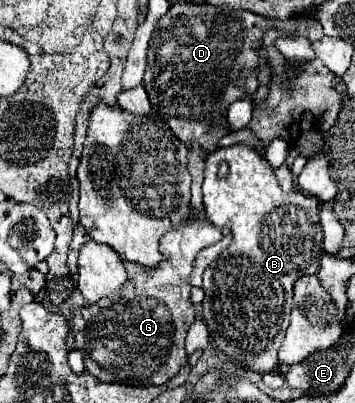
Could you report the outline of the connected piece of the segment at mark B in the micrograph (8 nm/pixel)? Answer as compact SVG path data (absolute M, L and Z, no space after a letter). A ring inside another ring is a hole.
M233 144L229 148L213 150L205 160L203 204L209 220L215 226L227 226L233 234L231 244L203 274L203 322L213 334L213 344L229 360L239 362L253 372L271 372L277 366L277 350L289 326L293 284L305 274L317 274L323 258L323 230L319 224L319 198L283 192L277 184L275 172L259 152L247 144ZM219 164L227 164L227 176L217 176Z

